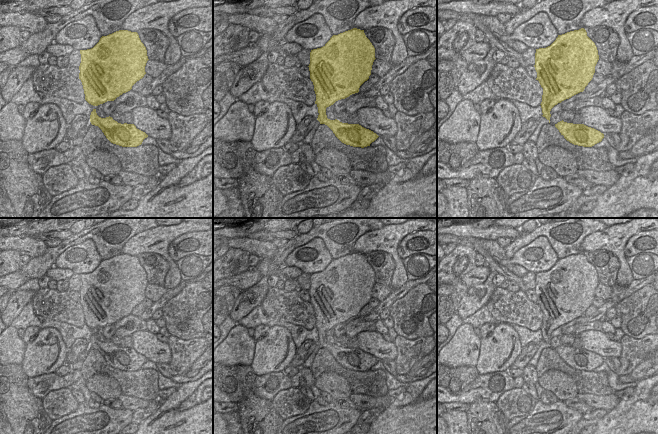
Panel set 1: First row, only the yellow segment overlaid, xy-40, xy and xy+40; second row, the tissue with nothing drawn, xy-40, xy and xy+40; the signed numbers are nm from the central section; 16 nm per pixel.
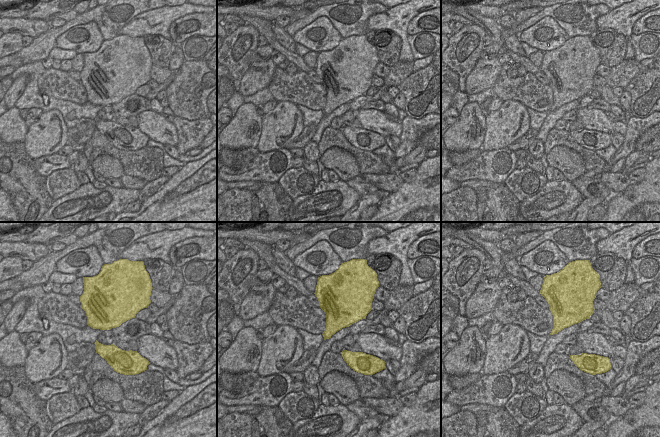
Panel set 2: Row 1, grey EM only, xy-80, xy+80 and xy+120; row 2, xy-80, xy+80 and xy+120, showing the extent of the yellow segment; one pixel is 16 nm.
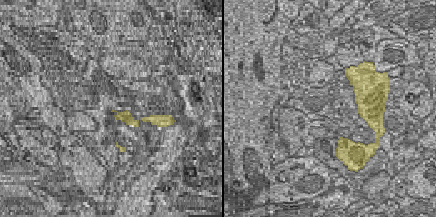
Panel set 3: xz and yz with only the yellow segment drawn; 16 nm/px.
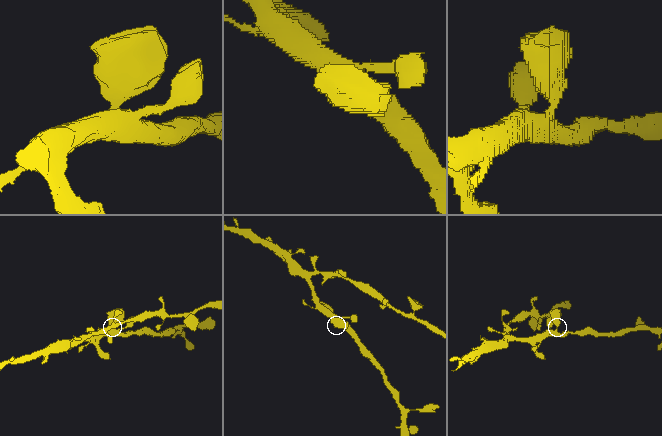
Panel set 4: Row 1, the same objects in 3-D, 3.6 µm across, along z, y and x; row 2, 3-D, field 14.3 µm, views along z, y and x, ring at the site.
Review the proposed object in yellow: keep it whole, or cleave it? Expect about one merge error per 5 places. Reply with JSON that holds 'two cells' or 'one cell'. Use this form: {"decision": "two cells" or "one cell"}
{"decision": "one cell"}

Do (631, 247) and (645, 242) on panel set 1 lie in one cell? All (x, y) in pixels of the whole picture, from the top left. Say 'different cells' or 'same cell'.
same cell

